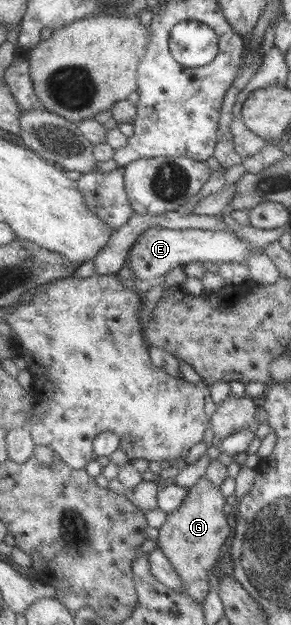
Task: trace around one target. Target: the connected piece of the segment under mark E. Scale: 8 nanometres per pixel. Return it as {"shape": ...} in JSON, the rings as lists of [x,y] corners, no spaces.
{"shape":[[[151,227],[147,229],[129,249],[129,269],[139,280],[151,282],[165,276],[176,266],[190,262],[210,262],[211,264],[237,263],[246,261],[248,255],[262,253],[261,250],[254,250],[235,237],[231,231],[203,231],[203,229],[166,229]]]}

